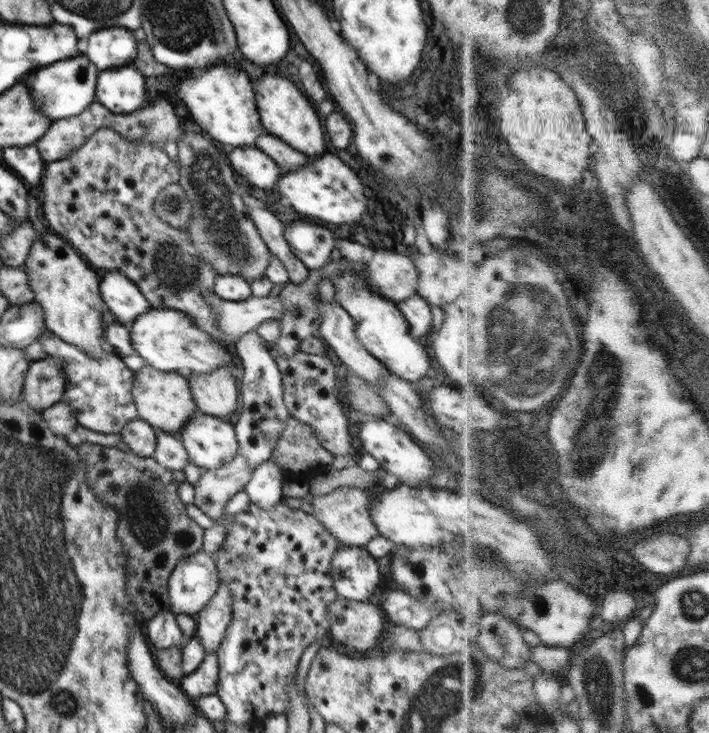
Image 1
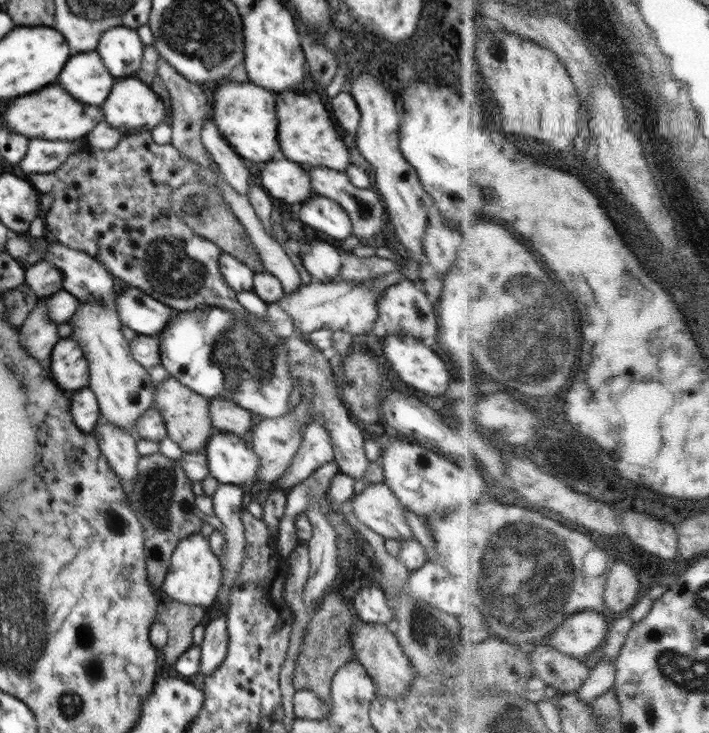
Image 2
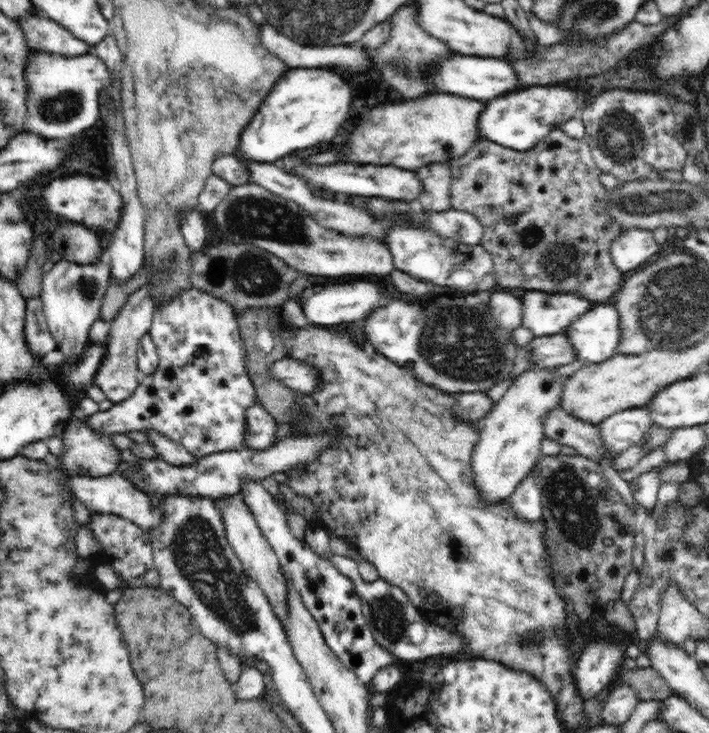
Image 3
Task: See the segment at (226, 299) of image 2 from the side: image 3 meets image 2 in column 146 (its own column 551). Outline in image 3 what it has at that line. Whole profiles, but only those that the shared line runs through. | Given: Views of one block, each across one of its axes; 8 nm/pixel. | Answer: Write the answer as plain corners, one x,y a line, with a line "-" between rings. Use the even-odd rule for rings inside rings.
560,128
530,150
504,148
486,139
478,140
462,156
450,159
451,205
456,210
472,213
484,227
481,246
494,261
496,285
506,289
542,290
549,294
573,294
590,303
603,305
622,288
623,276
610,255
610,246
624,231
605,212
607,192
600,184
603,173
593,159
588,143
566,135

